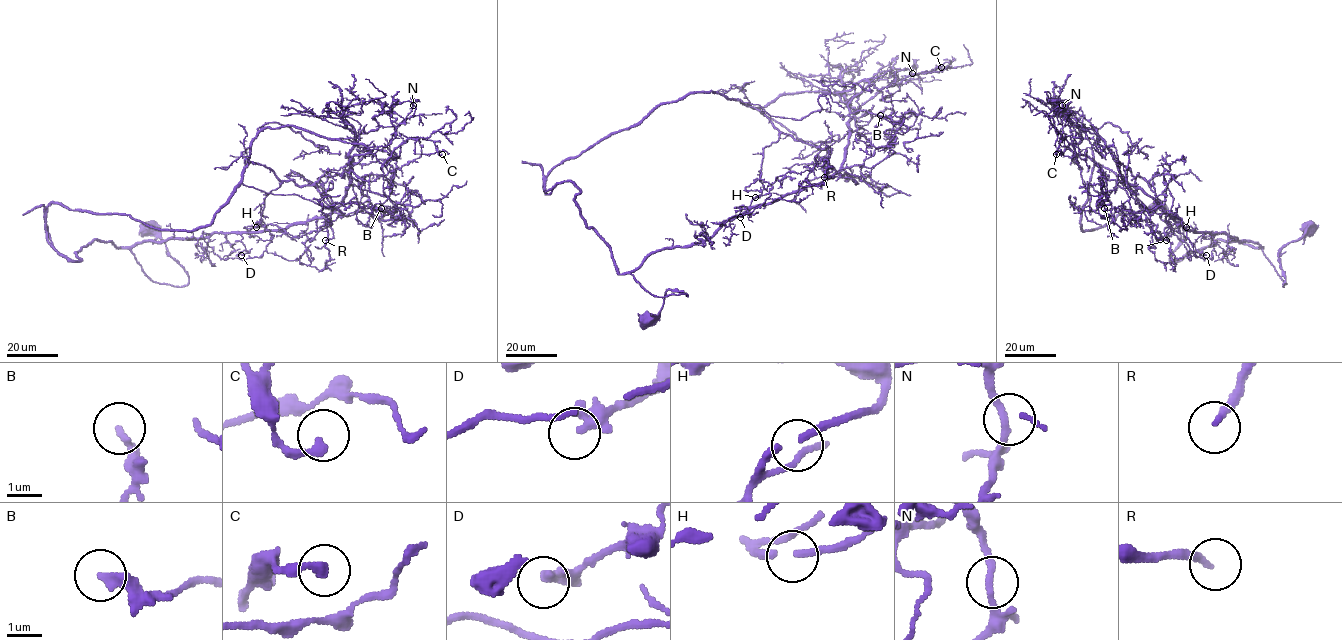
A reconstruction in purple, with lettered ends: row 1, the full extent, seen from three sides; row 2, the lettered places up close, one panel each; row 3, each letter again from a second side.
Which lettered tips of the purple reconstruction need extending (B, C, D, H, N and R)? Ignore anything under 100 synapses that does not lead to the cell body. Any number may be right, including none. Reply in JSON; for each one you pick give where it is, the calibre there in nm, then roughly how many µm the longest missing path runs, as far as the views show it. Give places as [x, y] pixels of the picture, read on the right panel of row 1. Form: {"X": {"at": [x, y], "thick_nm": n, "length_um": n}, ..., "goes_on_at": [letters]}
{"goes_on_at": []}

